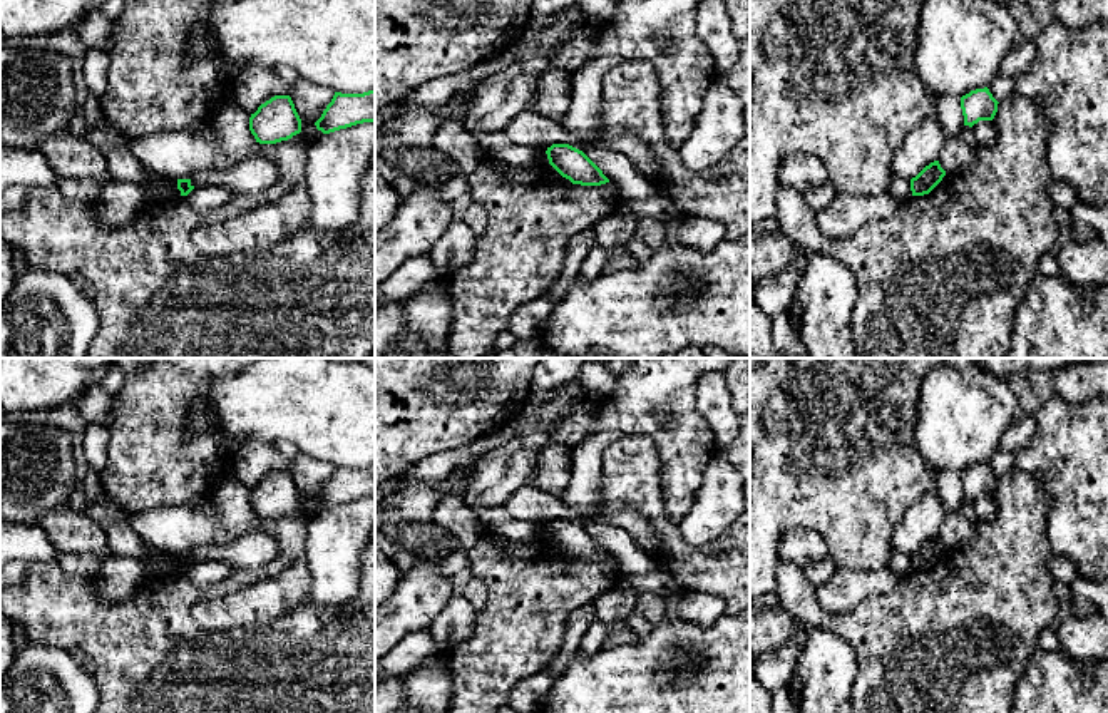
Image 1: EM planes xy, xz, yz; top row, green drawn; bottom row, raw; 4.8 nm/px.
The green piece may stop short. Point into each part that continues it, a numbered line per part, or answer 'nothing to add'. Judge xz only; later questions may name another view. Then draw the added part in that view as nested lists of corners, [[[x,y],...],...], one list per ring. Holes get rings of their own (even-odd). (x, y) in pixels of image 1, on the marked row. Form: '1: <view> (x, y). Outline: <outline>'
nothing to add

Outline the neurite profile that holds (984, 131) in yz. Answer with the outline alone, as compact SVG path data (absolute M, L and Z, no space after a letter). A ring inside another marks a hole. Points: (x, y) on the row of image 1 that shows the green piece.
M979 121L971 129L974 132L977 144L982 144L982 146L987 146L987 147L996 144L998 131L996 131L993 121Z

